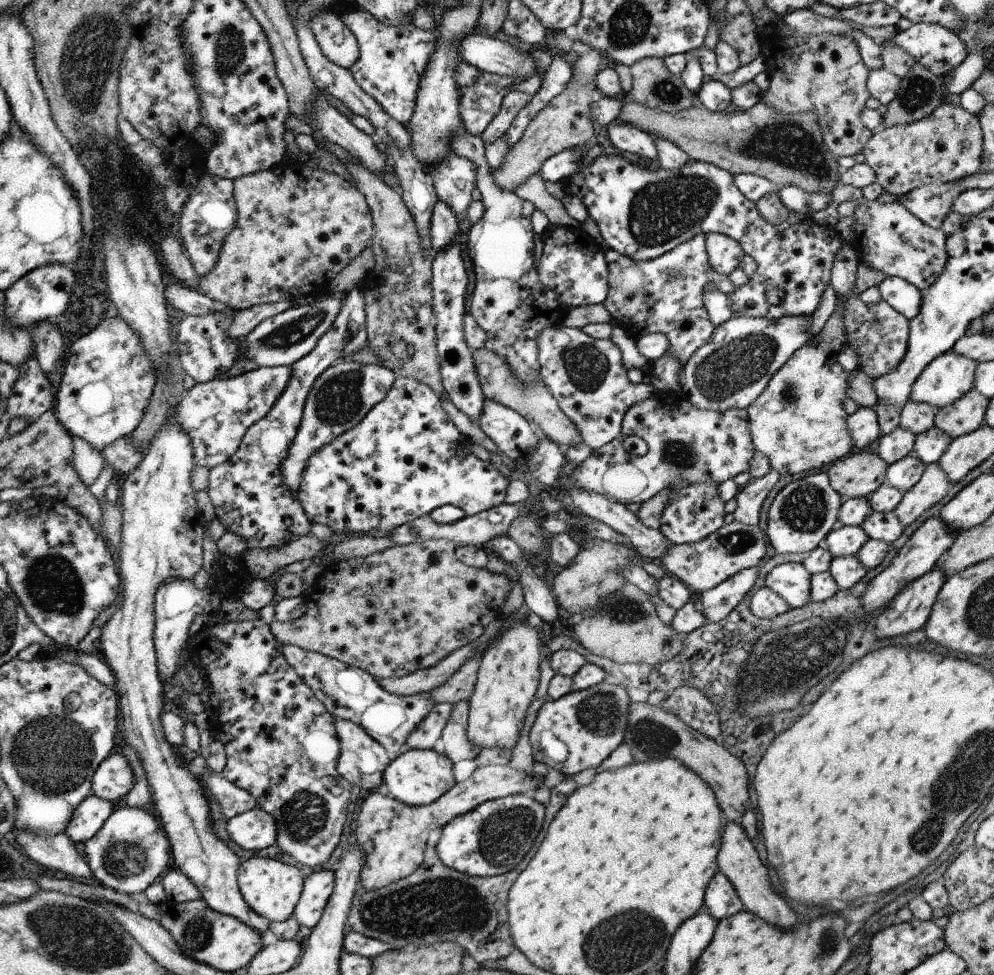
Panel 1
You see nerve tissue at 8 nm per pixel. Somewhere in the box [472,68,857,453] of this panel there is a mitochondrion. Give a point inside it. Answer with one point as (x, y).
(661, 211)

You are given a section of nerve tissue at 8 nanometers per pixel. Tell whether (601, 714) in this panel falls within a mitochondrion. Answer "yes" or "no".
yes

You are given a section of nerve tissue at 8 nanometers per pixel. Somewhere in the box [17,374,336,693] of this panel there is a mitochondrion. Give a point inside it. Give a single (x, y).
(54, 585)

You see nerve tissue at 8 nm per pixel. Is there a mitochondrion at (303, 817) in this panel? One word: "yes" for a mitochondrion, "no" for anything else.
yes

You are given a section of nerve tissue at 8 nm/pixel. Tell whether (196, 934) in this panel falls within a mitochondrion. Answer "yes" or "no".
yes

